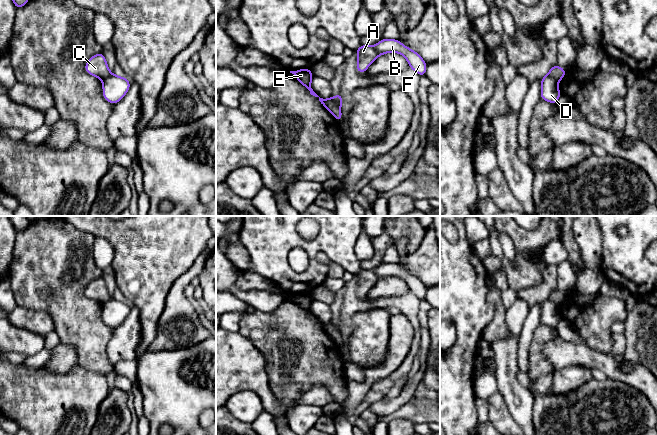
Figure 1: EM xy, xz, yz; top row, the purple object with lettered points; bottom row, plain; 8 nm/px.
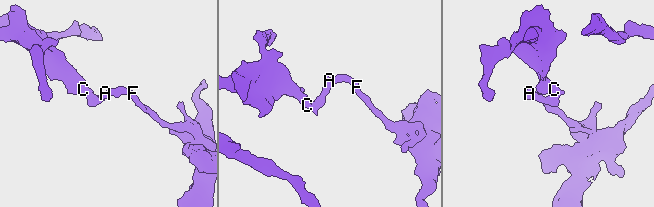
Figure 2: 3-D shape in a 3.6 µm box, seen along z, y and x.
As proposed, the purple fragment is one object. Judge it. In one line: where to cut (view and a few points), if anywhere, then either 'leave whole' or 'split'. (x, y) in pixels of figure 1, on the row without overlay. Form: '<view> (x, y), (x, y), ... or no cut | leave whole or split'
xz (330, 322), (339, 331) | split

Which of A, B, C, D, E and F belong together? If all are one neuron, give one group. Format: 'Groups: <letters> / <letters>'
Groups: A B D F / C E

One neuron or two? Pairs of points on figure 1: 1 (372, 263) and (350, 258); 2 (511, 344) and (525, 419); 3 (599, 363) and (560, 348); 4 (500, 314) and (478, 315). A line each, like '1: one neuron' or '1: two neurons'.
1: two neurons
2: one neuron
3: one neuron
4: two neurons

